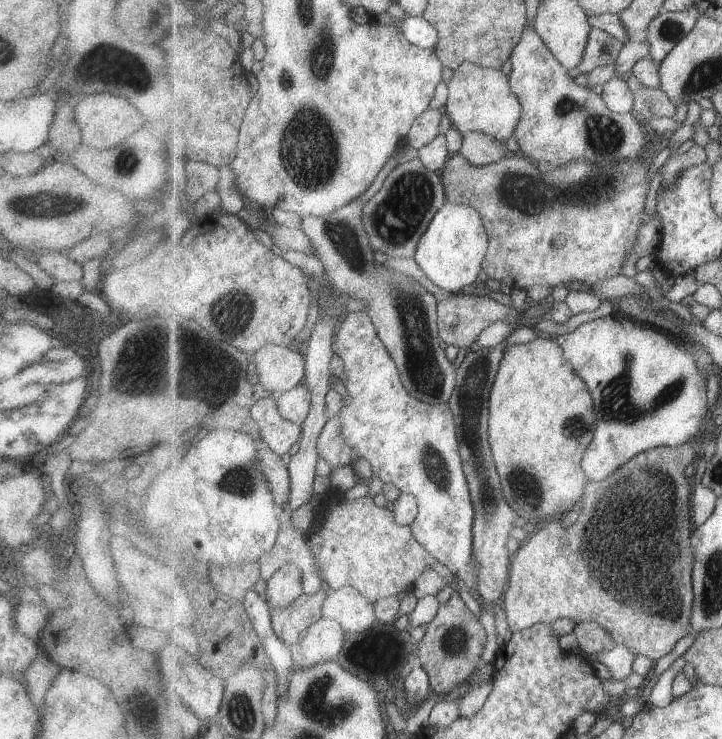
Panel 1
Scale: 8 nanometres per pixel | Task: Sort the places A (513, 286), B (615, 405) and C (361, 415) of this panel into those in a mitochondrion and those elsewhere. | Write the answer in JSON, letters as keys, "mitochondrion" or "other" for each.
{"A":"other","B":"mitochondrion","C":"other"}

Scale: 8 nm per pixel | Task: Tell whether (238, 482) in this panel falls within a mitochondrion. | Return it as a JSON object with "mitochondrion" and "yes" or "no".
{"mitochondrion":"yes"}

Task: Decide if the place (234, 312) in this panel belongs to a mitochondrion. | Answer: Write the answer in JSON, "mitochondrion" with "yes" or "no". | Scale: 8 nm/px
{"mitochondrion":"yes"}

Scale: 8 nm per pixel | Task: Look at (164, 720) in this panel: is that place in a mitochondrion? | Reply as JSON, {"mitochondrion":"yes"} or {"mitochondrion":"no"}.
{"mitochondrion":"no"}

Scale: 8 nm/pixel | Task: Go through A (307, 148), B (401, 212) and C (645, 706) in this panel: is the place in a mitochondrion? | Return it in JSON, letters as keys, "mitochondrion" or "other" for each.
{"A":"mitochondrion","B":"mitochondrion","C":"other"}

